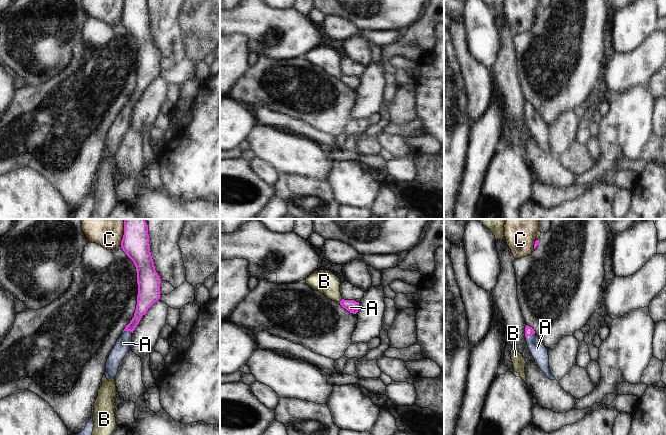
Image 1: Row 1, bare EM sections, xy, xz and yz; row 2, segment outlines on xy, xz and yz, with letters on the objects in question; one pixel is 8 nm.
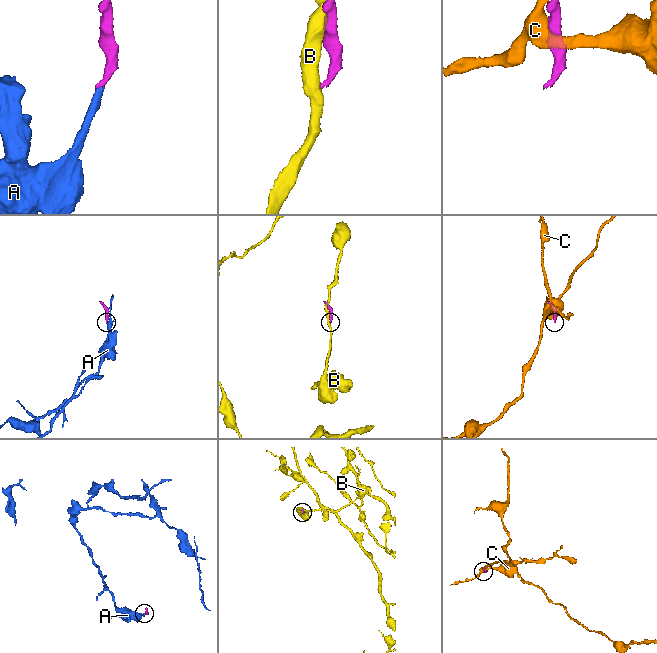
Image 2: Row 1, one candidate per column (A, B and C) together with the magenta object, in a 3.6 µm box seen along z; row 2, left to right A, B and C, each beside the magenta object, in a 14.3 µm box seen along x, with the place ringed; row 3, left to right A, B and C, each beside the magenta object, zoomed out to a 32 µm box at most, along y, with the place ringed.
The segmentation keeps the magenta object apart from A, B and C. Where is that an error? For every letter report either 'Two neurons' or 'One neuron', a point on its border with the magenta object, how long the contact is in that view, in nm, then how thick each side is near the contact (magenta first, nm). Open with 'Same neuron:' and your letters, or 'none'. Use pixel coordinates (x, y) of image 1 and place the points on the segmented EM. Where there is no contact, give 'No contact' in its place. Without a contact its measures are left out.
Same neuron: A
A: One neuron. Touches magenta at xy (128, 330). Shared border 80 nm. Thickness 110 nm (magenta) against 120 nm
B: Two neurons. Touches magenta at xz (340, 301). Shared border 40 nm. Thickness 70 nm (magenta) against 190 nm
C: Two neurons. Touches magenta at xy (124, 232). Shared border 220 nm. Thickness 220 nm (magenta) against 340 nm

